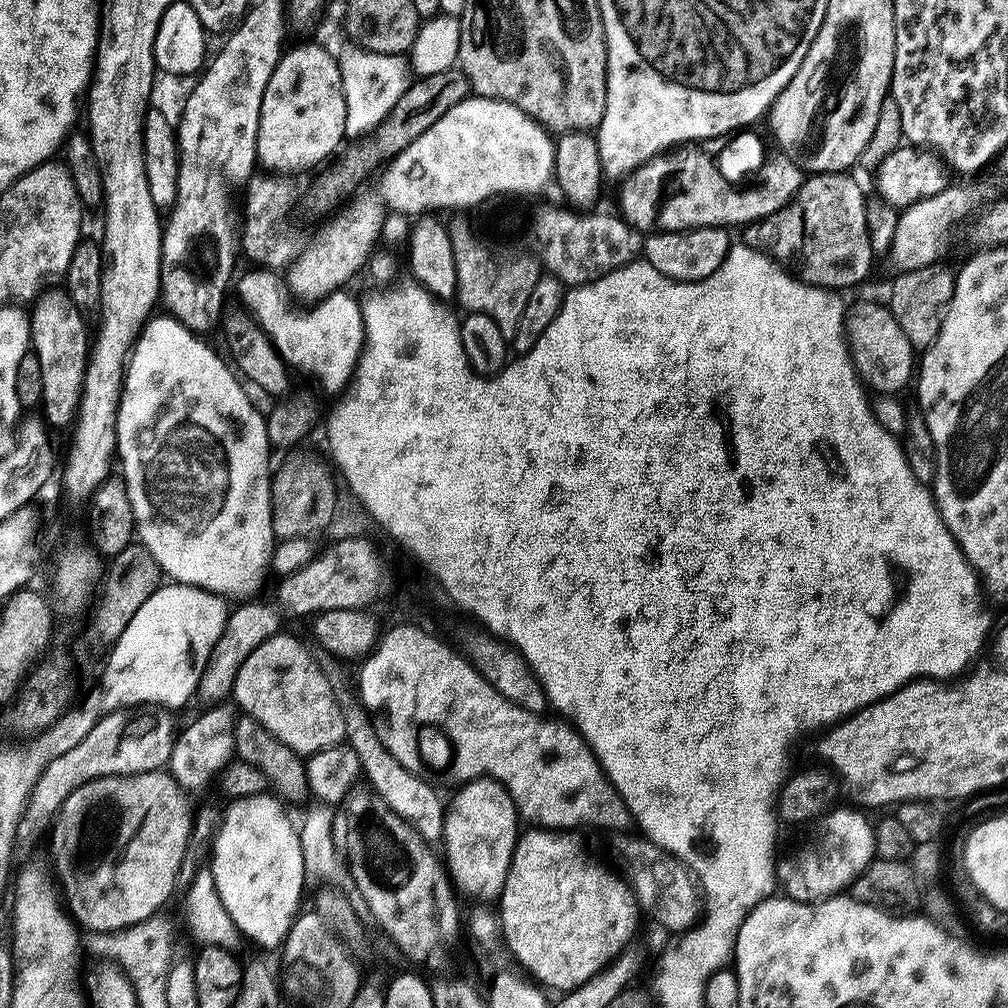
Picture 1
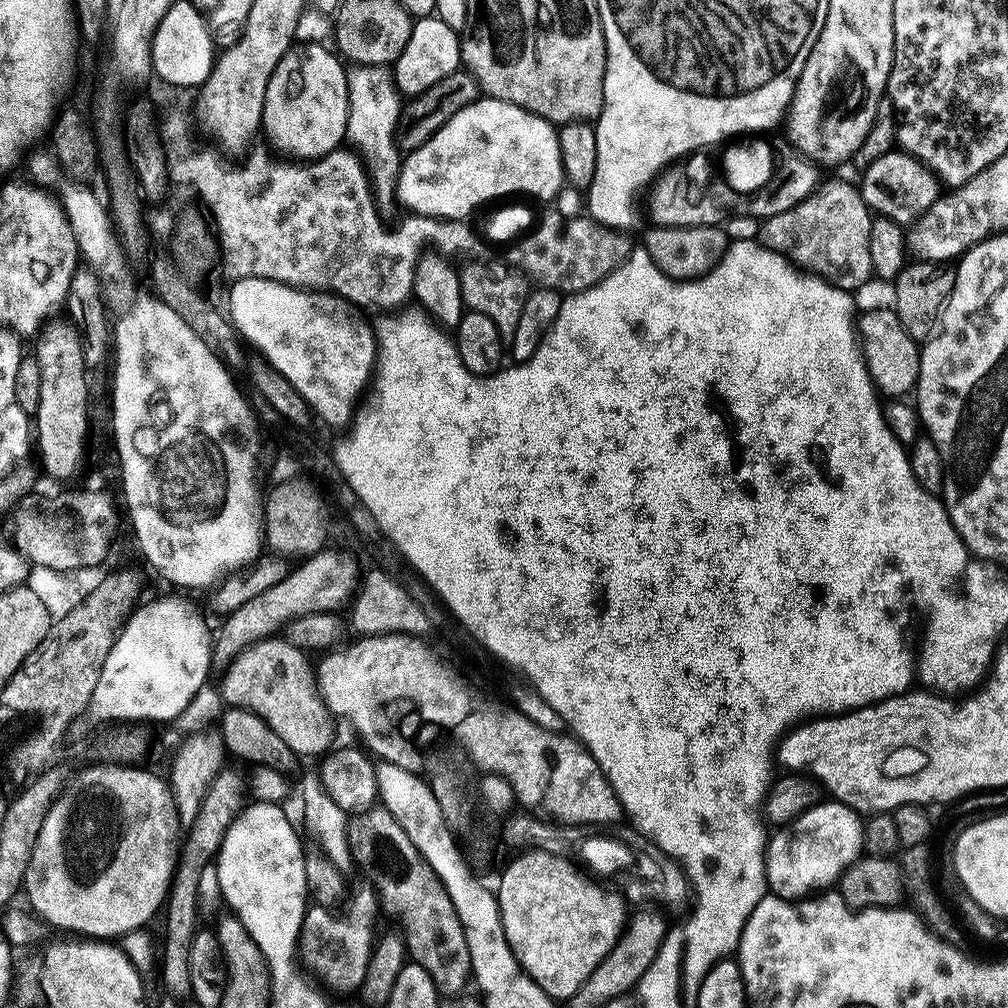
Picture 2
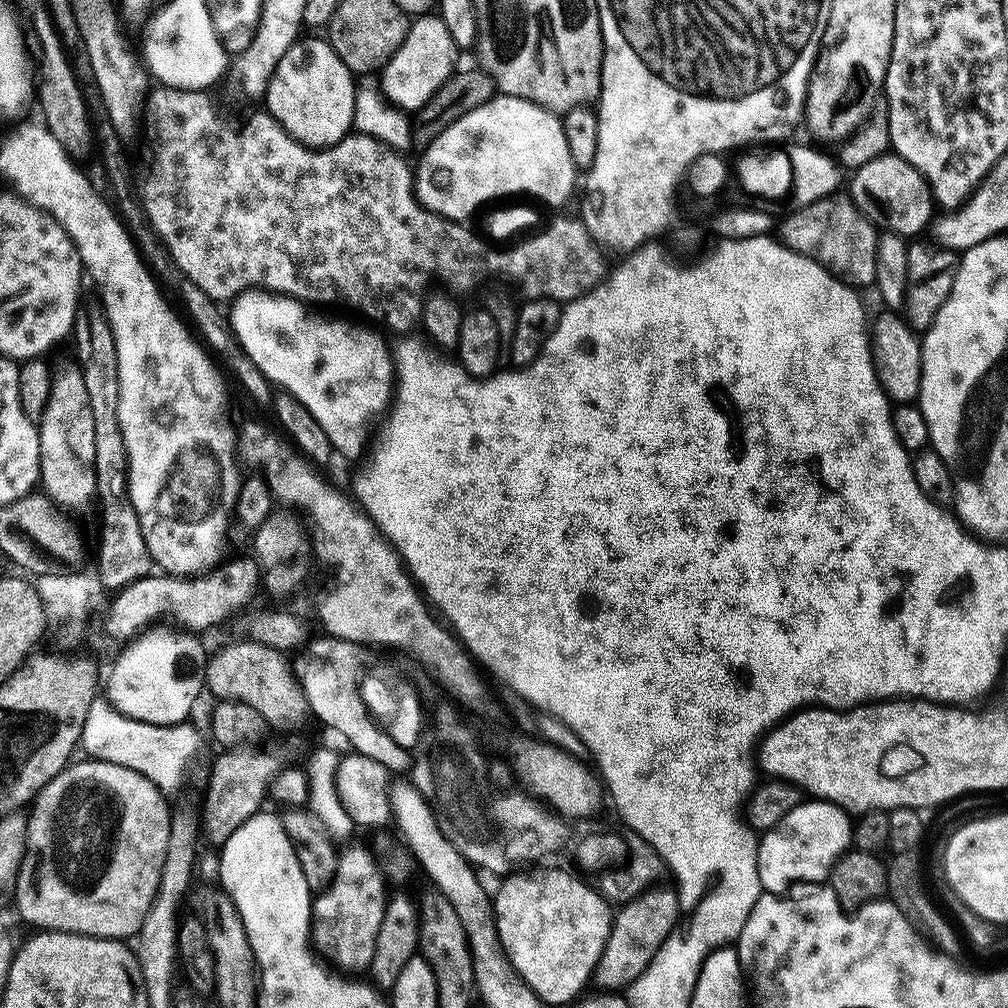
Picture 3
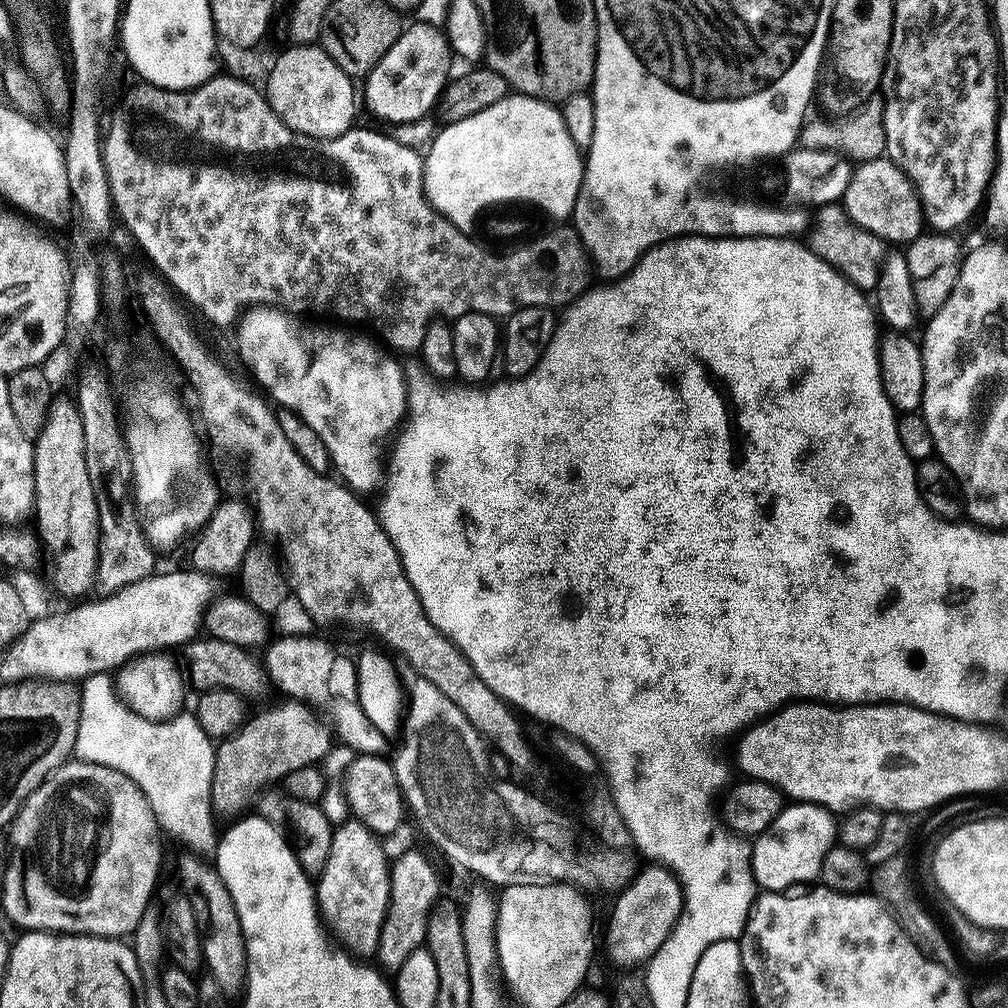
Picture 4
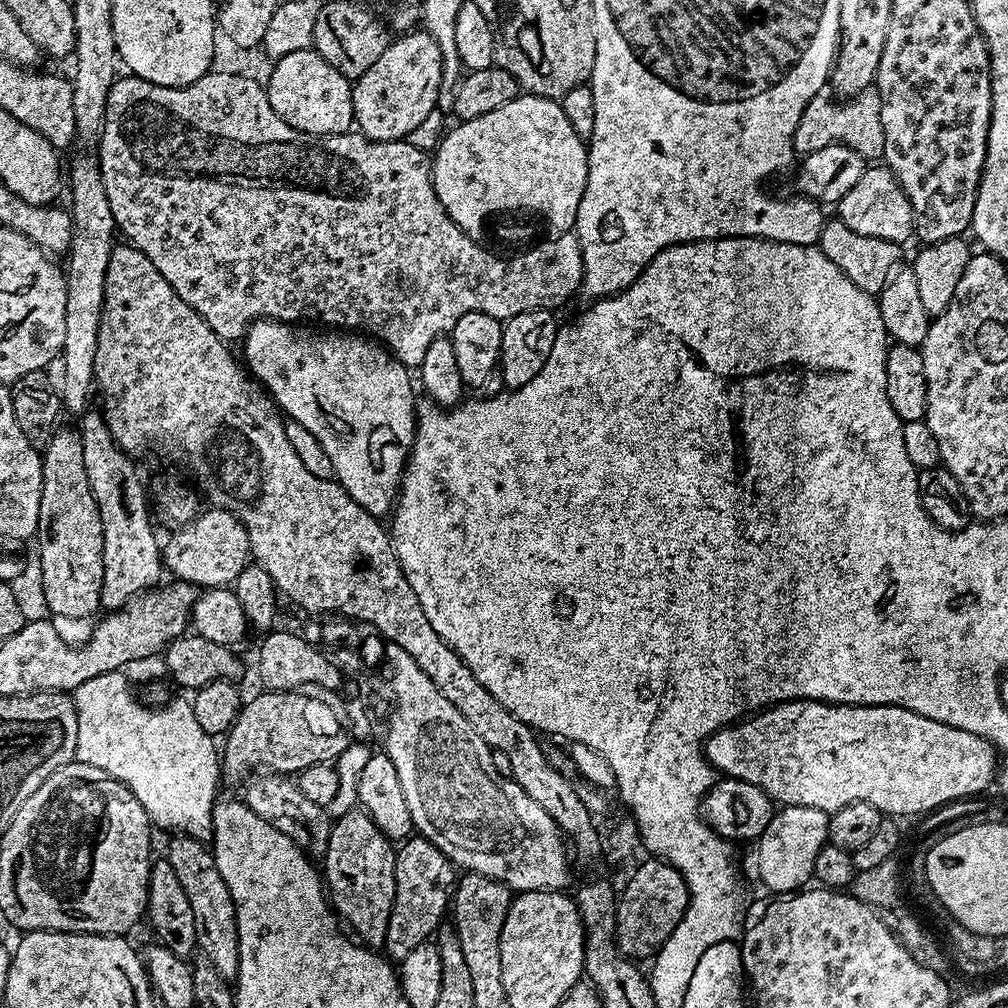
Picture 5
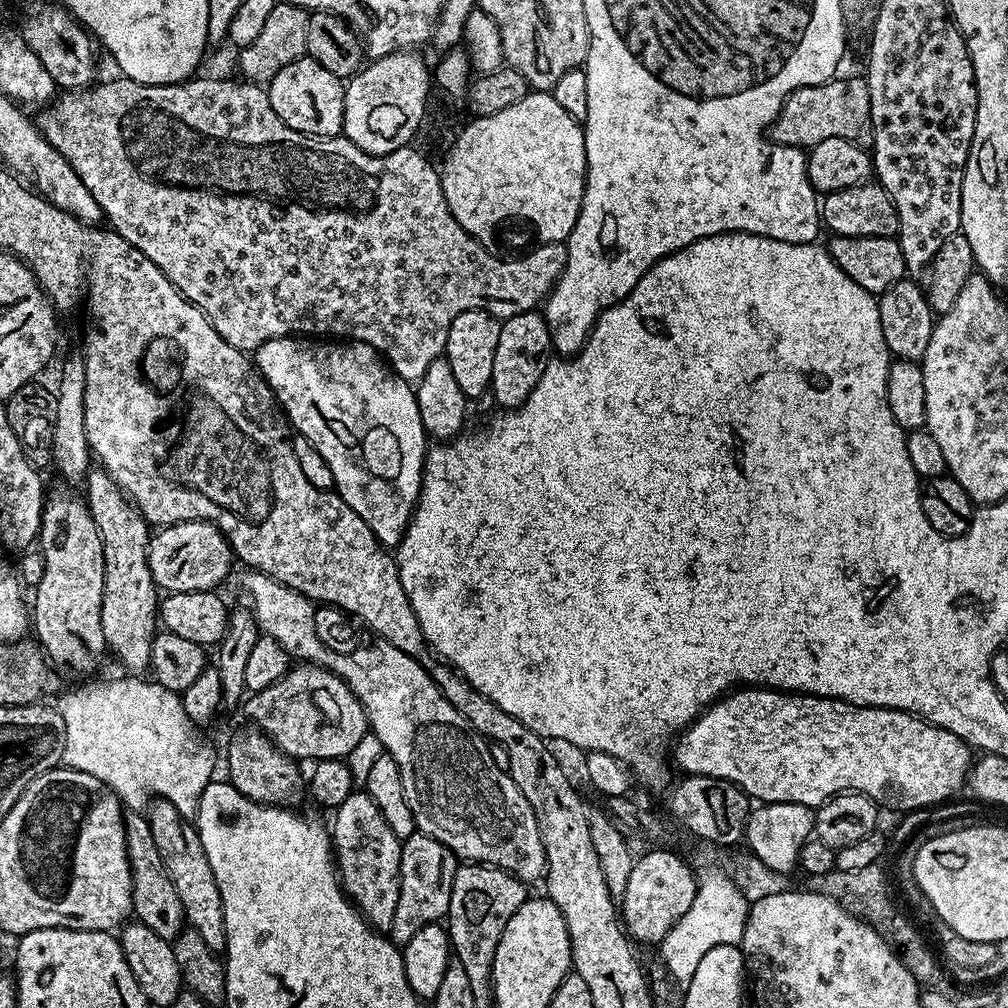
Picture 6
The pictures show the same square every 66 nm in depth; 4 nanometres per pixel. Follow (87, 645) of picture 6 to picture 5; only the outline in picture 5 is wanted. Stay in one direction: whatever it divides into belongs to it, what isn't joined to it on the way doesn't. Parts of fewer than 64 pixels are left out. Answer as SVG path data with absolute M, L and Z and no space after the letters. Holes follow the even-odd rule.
M53 431L49 435L42 448L42 463L40 465L42 474L42 486L40 487L40 513L38 514L38 541L40 540L40 584L44 587L44 604L53 612L51 615L56 618L67 618L79 620L91 617L92 611L100 608L100 588L104 584L104 571L102 570L102 522L98 514L98 508L92 497L90 484L86 478L86 466L82 462L82 442L75 431L59 432Z

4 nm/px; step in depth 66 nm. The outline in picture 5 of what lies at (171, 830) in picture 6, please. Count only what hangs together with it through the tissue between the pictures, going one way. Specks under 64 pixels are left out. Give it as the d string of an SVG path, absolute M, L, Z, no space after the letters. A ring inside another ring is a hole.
M176 834L168 844L166 859L178 874L178 886L186 890L190 907L194 910L197 949L215 966L223 980L232 982L240 971L240 943L236 933L236 904L216 865L209 845L188 835Z

